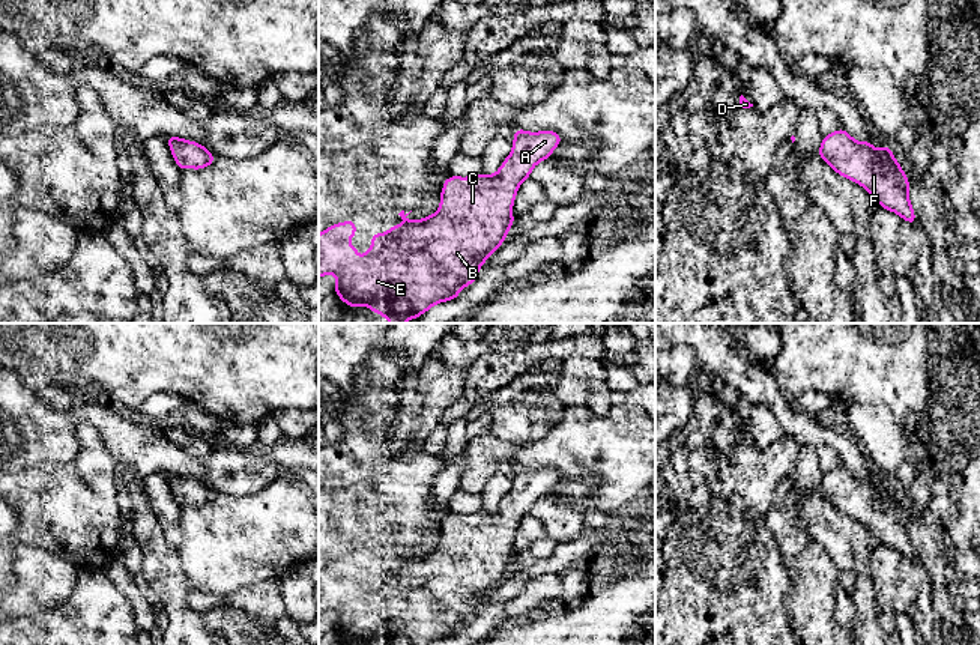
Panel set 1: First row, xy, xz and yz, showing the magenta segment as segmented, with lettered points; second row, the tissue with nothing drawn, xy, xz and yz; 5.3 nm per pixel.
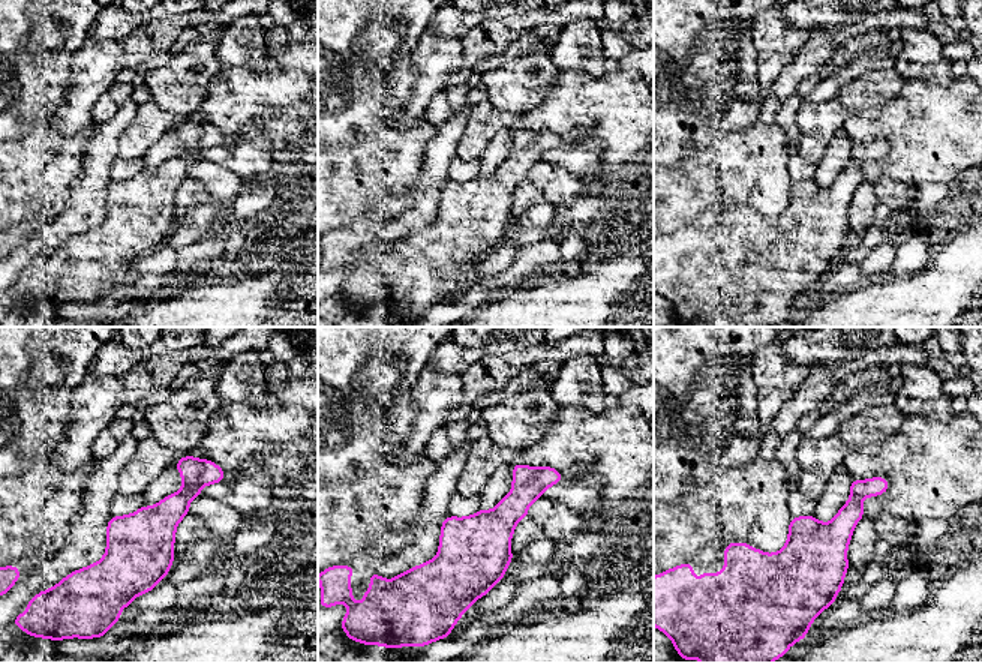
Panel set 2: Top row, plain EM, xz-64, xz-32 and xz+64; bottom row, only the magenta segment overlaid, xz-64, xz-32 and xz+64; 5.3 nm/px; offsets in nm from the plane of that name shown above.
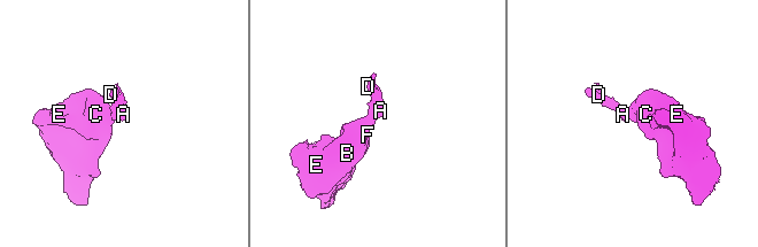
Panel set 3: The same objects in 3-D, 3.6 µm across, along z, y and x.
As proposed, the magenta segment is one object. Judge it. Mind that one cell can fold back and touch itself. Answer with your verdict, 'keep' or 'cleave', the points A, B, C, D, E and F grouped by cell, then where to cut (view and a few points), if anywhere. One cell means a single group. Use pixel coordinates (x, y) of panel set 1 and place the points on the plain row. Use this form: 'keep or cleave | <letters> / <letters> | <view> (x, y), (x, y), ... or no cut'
keep | A B C D E F | no cut

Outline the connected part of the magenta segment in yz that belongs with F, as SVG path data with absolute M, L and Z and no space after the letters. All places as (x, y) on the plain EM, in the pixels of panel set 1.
M843 465L822 475L818 489L836 510L866 525L884 546L909 561L917 559L908 534L909 516L890 484L875 487L872 478L855 478Z

